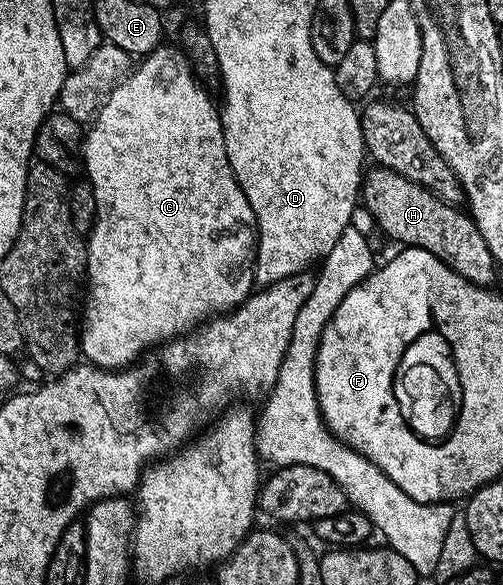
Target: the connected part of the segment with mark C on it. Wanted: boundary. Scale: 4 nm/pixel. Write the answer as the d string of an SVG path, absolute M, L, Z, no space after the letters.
M163 45L153 51L151 55L145 56L141 60L142 63L133 68L130 74L122 80L118 86L110 90L109 95L106 96L106 102L98 108L92 122L89 124L88 130L84 135L84 146L82 148L82 158L84 160L84 175L85 178L92 185L92 189L95 191L96 199L96 215L94 227L88 234L88 238L85 240L86 244L86 270L84 272L84 295L86 291L86 315L84 311L84 326L80 331L80 351L84 356L87 364L103 369L121 369L123 367L131 366L135 361L142 358L143 354L171 339L177 339L185 336L187 333L195 330L199 325L206 322L215 313L225 313L227 311L233 311L235 307L238 307L250 294L255 290L256 284L254 281L254 264L256 262L256 248L258 245L258 226L256 225L256 217L252 213L252 205L248 205L248 197L244 197L244 193L240 189L240 185L236 181L236 177L232 173L230 168L230 162L228 161L228 149L224 145L224 133L222 132L222 117L219 108L214 107L214 103L210 100L210 95L201 87L199 76L194 74L194 69L190 65L190 60L186 58L181 49L177 46L169 47L169 45Z

